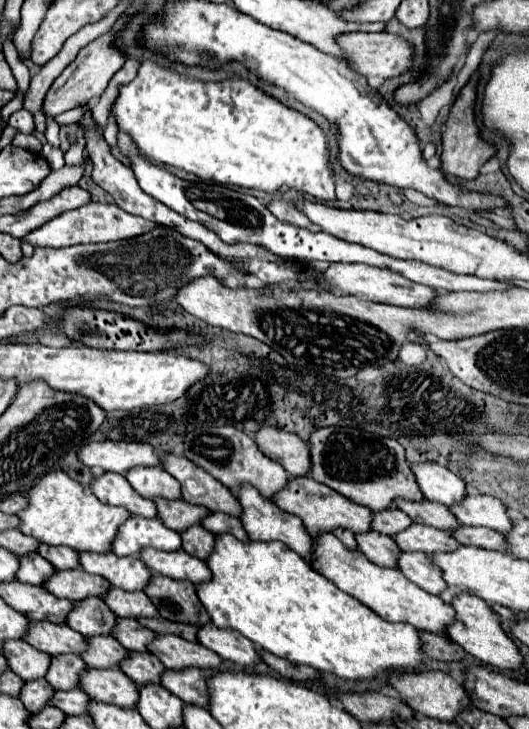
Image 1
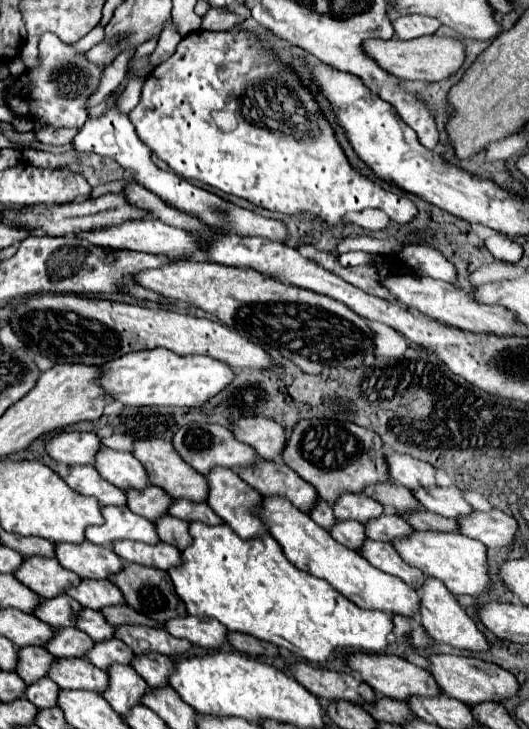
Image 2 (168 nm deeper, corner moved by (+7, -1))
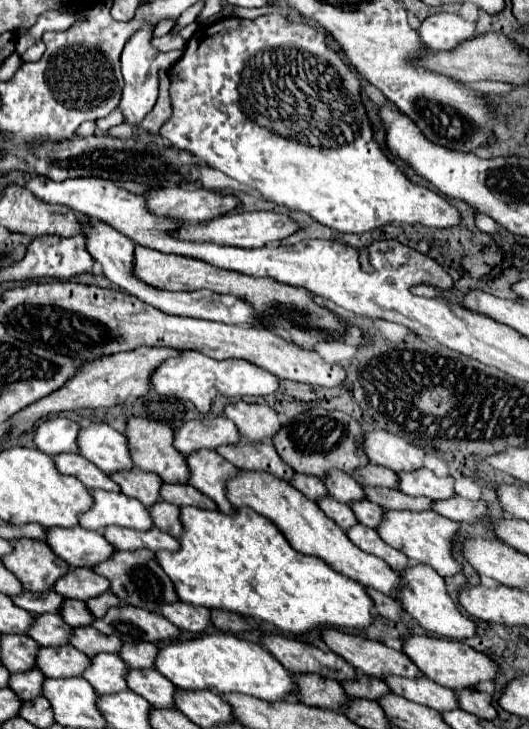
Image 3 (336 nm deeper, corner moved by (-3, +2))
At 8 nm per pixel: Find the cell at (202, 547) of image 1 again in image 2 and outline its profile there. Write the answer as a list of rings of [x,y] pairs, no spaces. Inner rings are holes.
[[[163,516],[155,522],[157,534],[161,538],[161,542],[171,544],[175,548],[179,548],[181,552],[185,548],[189,548],[189,544],[193,544],[193,538],[189,536],[189,524],[183,520],[177,520],[175,516]]]

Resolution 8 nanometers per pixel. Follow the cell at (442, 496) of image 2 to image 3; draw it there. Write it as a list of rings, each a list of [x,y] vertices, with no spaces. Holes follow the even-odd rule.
[[[415,469],[413,473],[397,473],[397,477],[399,477],[399,491],[413,497],[421,495],[437,501],[455,495],[453,477],[437,477],[429,469]]]

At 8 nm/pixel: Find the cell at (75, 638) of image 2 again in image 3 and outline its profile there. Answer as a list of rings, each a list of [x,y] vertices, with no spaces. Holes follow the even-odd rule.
[[[43,613],[35,615],[27,635],[31,635],[41,647],[55,647],[69,643],[71,627],[57,613]]]

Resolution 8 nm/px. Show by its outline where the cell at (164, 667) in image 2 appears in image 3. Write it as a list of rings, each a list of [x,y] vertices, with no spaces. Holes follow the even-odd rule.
[[[139,641],[139,643],[123,643],[119,657],[133,669],[149,669],[153,667],[157,655],[157,645]]]

